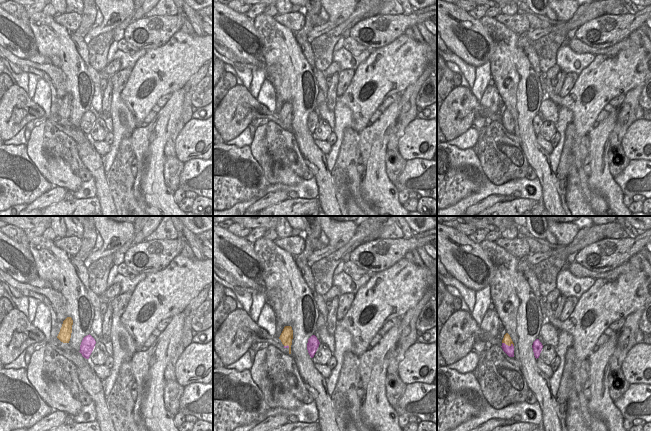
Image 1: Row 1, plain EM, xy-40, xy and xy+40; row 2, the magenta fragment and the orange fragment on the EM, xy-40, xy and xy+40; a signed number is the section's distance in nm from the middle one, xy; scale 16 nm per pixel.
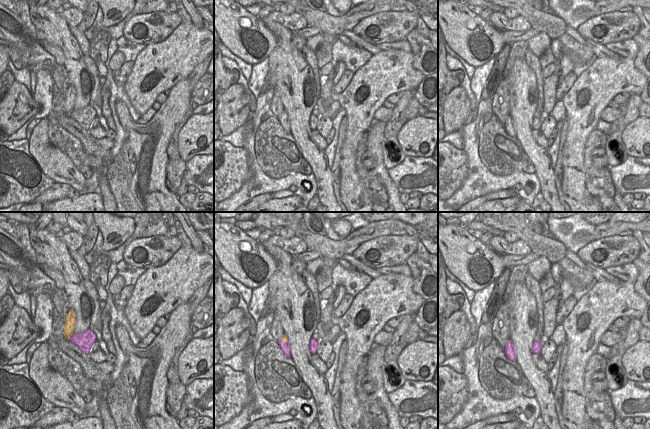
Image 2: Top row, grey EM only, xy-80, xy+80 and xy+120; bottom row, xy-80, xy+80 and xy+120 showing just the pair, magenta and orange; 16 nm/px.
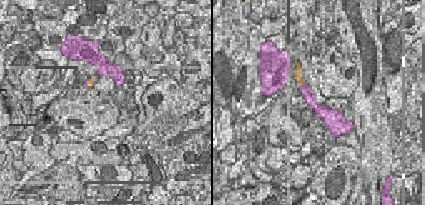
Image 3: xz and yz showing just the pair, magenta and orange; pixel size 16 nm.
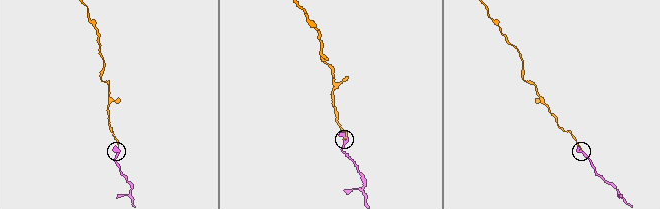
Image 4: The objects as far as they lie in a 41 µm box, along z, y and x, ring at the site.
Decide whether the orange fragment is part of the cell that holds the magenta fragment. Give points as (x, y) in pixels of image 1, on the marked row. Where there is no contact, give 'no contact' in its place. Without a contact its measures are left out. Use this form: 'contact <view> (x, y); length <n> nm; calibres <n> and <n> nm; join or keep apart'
contact xy+40 (507, 345); length 200 nm; calibres 160 and 140 nm; join

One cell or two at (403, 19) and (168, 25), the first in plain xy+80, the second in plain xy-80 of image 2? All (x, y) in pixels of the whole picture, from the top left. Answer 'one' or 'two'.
one

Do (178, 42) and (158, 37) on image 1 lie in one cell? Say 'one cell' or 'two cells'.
two cells

